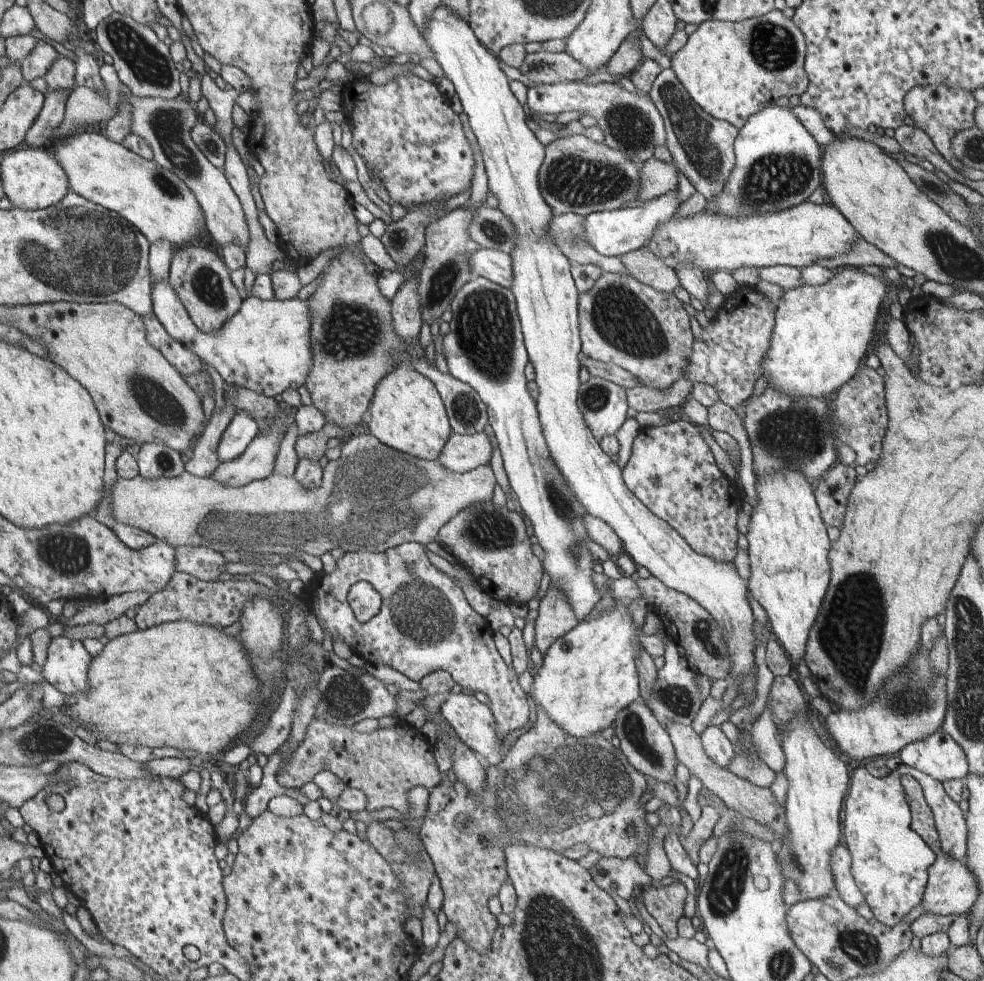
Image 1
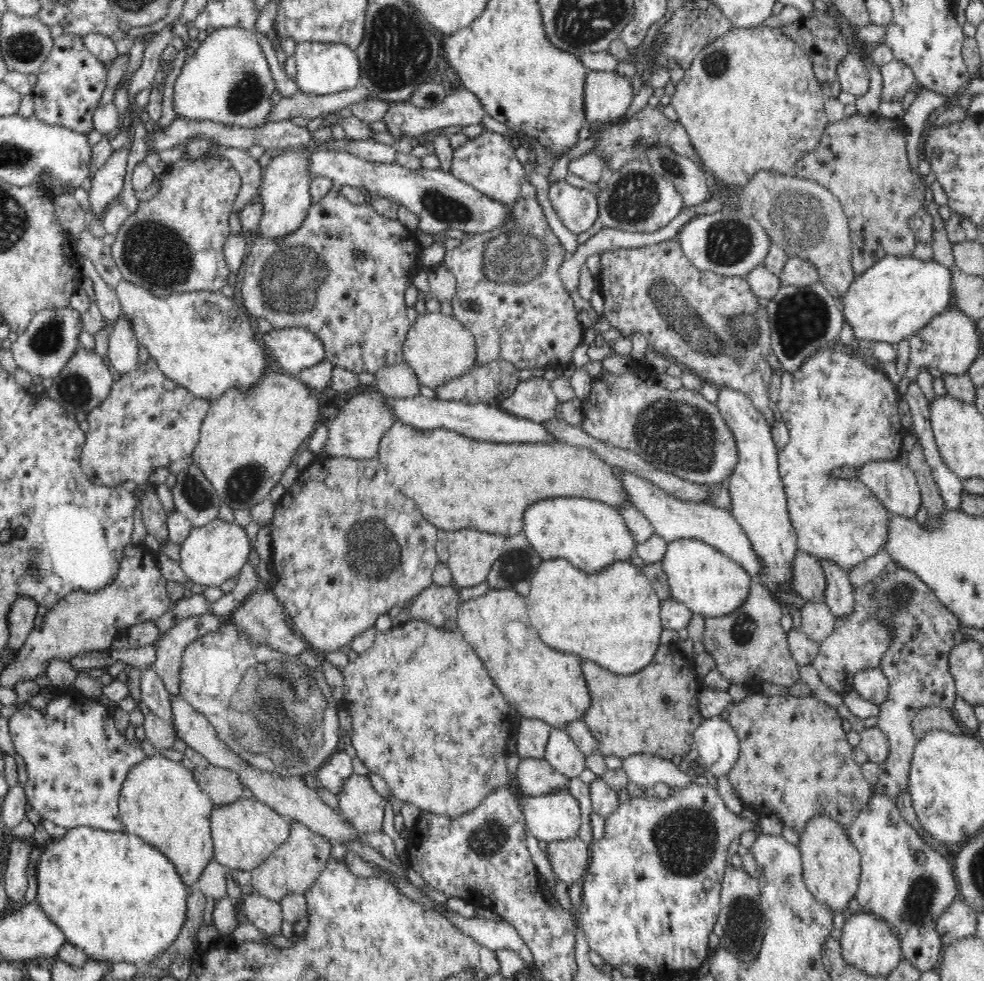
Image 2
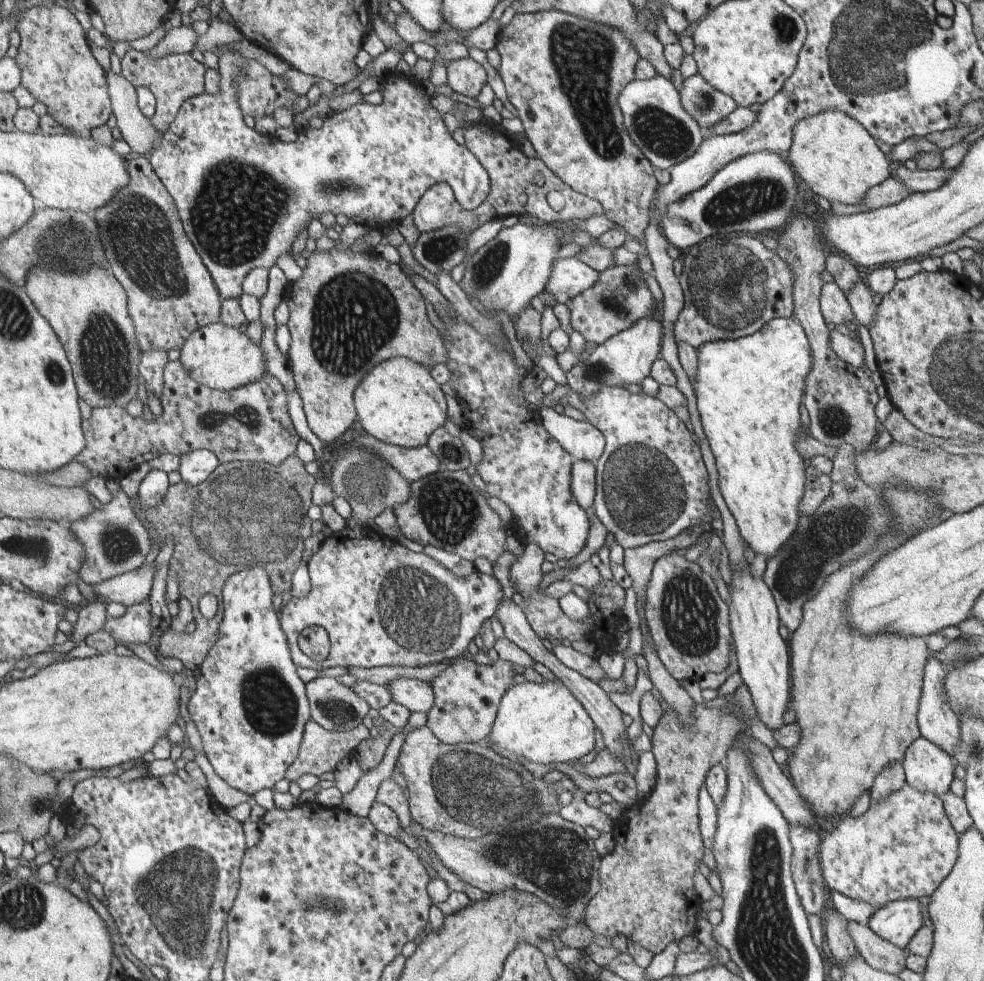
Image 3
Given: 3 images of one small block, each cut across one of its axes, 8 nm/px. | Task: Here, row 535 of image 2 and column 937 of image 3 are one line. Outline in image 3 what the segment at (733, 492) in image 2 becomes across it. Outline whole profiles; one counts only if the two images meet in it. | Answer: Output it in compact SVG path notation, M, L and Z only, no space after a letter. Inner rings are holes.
M920 736L910 743L902 768L910 788L942 798L950 791L955 765L953 757Z

